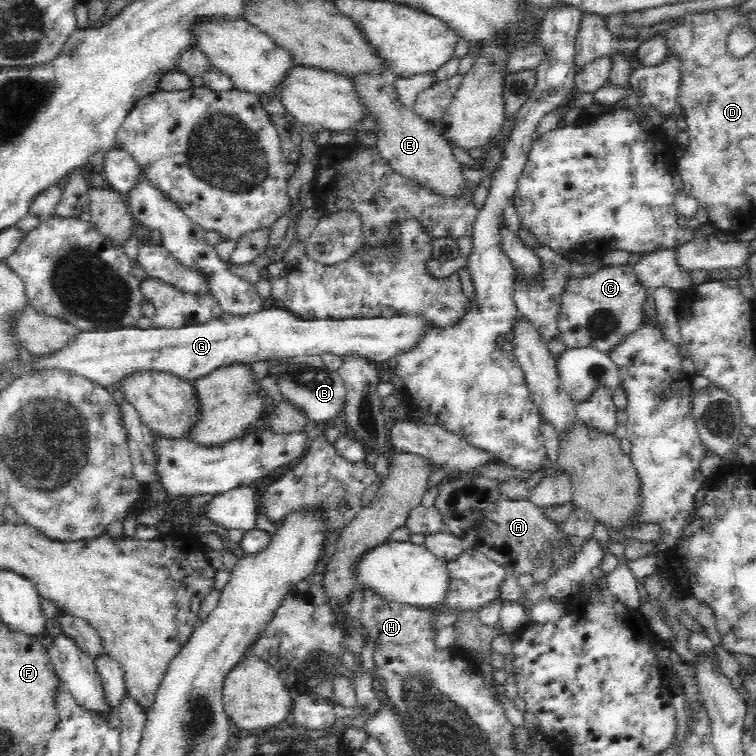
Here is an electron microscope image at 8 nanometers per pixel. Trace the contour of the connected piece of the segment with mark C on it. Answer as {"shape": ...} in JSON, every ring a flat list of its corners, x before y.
{"shape":[[632,264,602,266,586,277,570,278,557,314,557,340,563,342,567,349,594,347,609,353,626,336,643,327,646,317,642,306,648,291,636,278]]}

